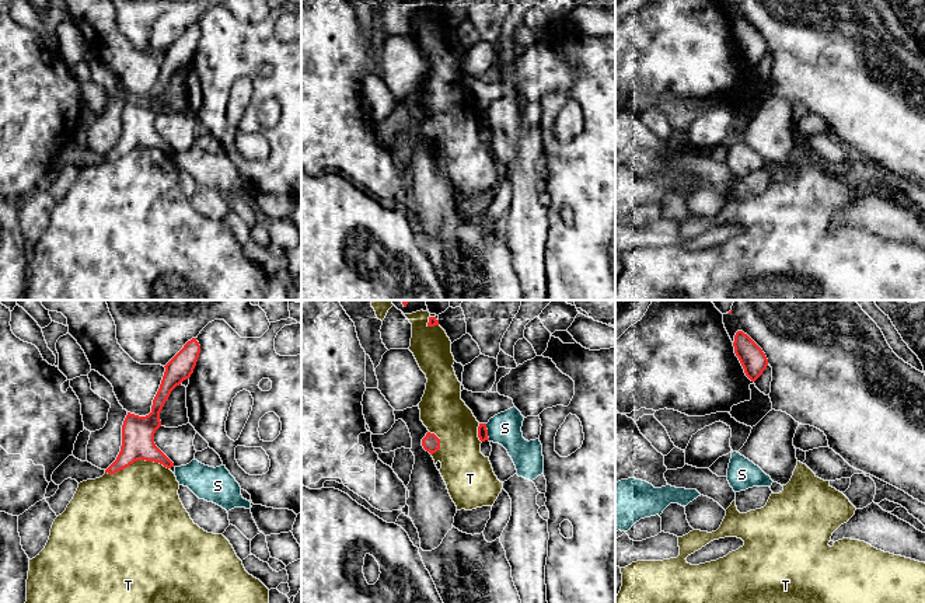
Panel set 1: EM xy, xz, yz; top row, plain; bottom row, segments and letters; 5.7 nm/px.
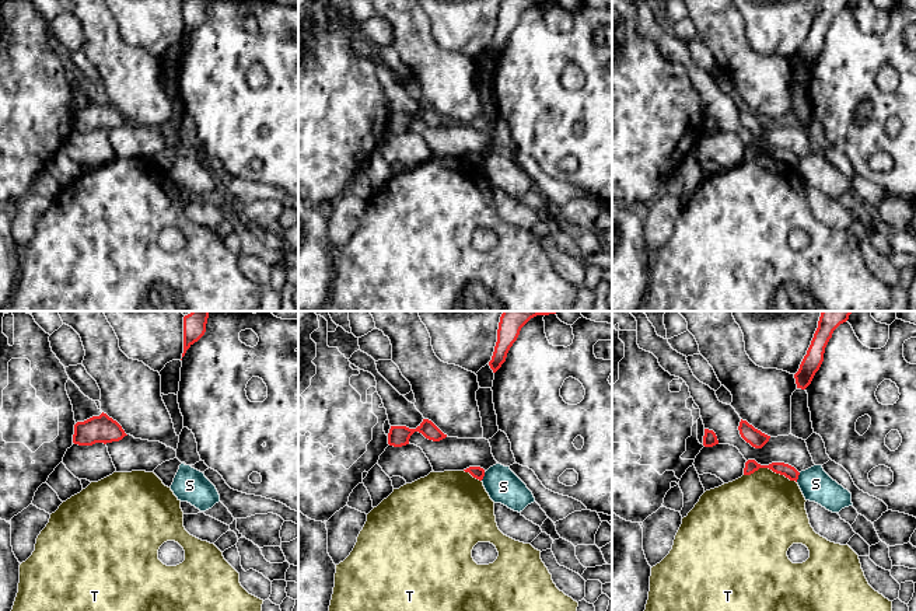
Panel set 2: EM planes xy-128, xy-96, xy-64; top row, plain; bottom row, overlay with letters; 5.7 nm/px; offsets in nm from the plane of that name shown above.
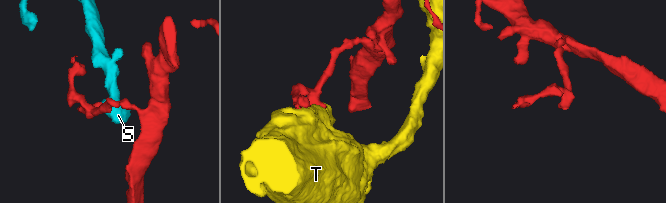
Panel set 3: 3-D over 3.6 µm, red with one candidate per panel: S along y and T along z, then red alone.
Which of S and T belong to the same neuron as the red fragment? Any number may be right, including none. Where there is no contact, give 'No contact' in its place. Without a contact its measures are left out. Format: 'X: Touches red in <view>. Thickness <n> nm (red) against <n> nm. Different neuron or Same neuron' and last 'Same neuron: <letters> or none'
S: Touches red in xz. Thickness 60 nm (red) against 190 nm. Different neuron
T: Touches red in xy. Thickness 190 nm (red) against 440 nm. Different neuron
Same neuron: none

